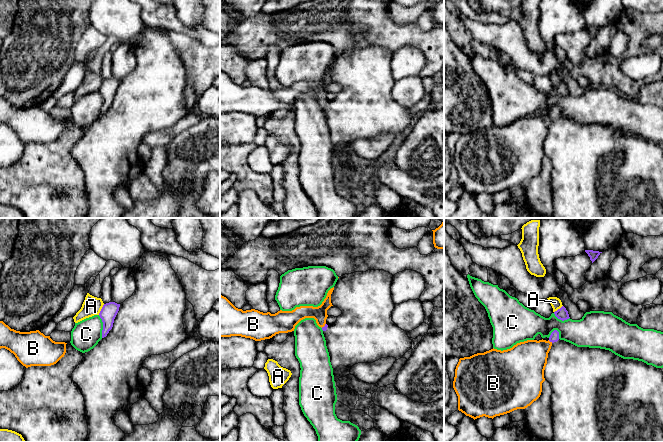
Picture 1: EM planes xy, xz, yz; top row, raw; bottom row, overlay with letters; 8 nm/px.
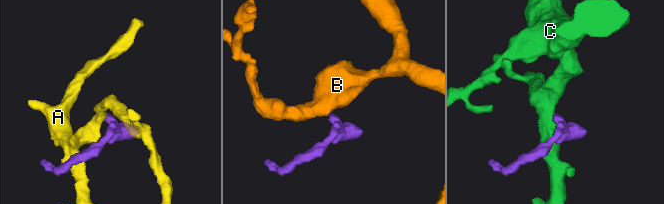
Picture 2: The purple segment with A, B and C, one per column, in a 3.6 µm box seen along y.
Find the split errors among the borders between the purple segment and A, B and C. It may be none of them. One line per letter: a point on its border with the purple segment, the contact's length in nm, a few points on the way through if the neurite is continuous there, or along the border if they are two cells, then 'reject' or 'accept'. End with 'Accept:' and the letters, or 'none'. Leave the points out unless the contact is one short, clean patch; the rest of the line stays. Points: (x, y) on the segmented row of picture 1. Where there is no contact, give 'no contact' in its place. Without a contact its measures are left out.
A: meets purple in xy at (101, 309); contact 100 nm long; border along xy (104, 304), (98, 314); reject
B: meets purple in yz at (550, 341); contact 40 nm long; runs through yz (554, 337), (550, 341), (526, 361); accept
C: meets purple in xy at (103, 326); contact 190 nm long; border along xy (98, 315), (102, 322), (102, 337); reject
Accept: B

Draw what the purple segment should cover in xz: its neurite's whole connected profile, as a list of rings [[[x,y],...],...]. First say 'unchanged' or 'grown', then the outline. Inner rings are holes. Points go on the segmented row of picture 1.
grown; [[[331,288],[318,307],[300,306],[292,311],[263,313],[255,309],[243,311],[236,308],[226,297],[220,295],[220,337],[241,336],[255,341],[270,339],[279,333],[292,332],[305,318],[314,318],[323,331],[327,330],[327,310],[331,303]]]

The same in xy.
unchanged; [[[109,302],[103,305],[99,316],[103,322],[102,338],[106,337],[113,327],[114,319],[119,311],[120,304]]]

